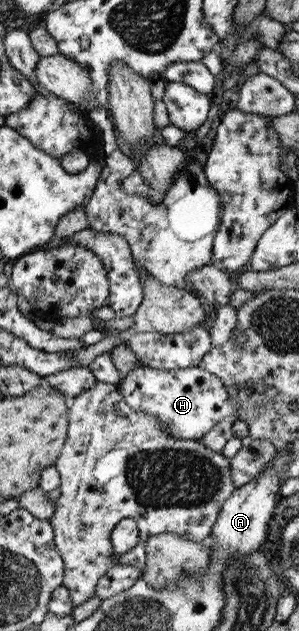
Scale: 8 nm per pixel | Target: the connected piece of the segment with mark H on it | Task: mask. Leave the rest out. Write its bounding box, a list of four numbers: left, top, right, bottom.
[118,366,239,439]

